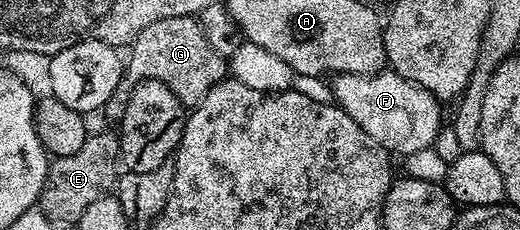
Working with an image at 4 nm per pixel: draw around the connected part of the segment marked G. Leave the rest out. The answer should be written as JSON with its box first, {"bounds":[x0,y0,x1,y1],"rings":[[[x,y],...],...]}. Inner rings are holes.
{"bounds":[102,16,229,122],"rings":[[[171,16],[162,18],[158,22],[150,22],[150,26],[143,28],[132,41],[130,51],[132,51],[132,57],[129,60],[127,57],[120,73],[118,86],[114,90],[114,94],[110,94],[110,98],[102,109],[102,115],[112,122],[119,122],[123,117],[126,104],[131,100],[132,91],[144,80],[157,80],[171,86],[184,84],[183,103],[195,106],[202,102],[202,98],[206,98],[206,94],[210,94],[210,90],[214,90],[214,86],[218,86],[229,75],[229,61],[222,54],[218,54],[218,50],[214,50],[214,46],[210,46],[210,42],[206,42],[206,34],[202,34],[202,26],[196,16]]]}

